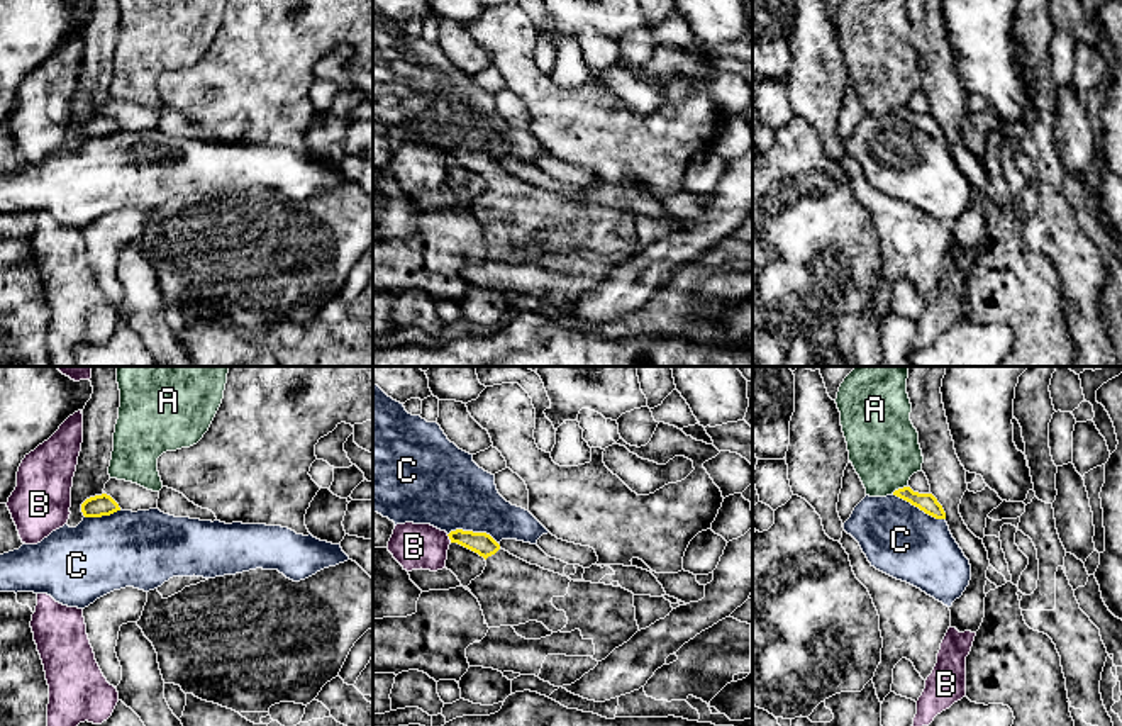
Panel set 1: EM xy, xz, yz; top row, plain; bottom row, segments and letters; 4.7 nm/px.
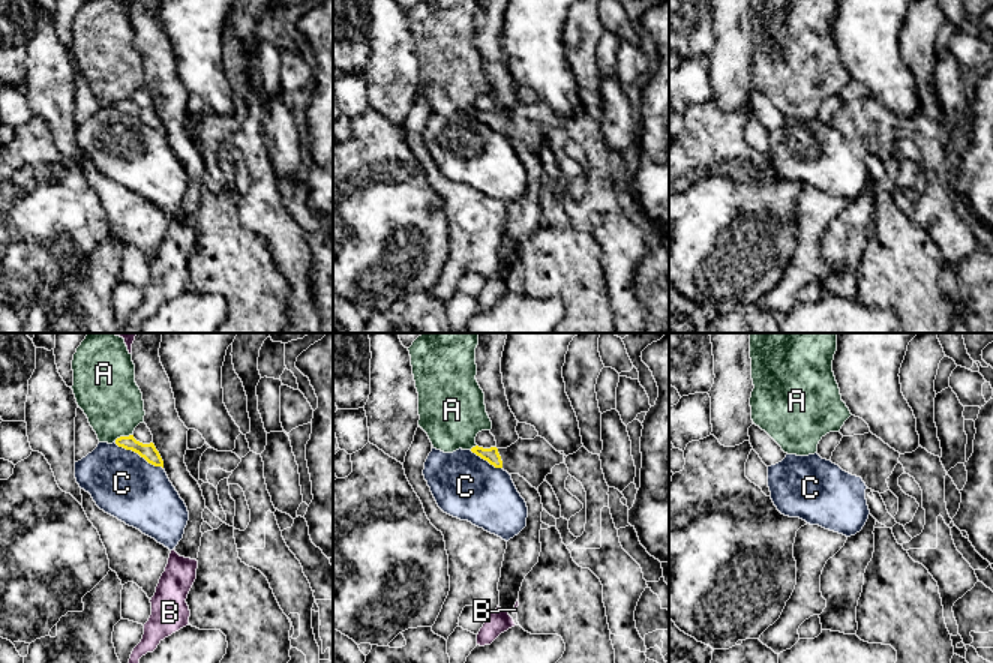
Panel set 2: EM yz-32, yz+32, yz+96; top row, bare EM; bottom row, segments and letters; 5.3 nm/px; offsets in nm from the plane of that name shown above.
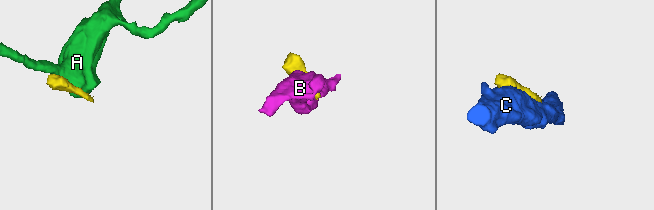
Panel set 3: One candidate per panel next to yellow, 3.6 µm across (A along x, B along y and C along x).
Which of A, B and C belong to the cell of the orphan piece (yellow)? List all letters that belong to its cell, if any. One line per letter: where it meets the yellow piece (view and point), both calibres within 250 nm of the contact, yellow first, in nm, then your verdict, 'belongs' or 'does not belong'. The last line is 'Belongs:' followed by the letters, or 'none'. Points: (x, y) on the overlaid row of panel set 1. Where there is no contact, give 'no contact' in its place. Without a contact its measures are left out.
A: yz (899, 489) | 90/340 nm | does not belong
B: xz (449, 538) | 110/220 nm | does not belong
C: yz (919, 508) | 90/340 nm | does not belong
Belongs: none

